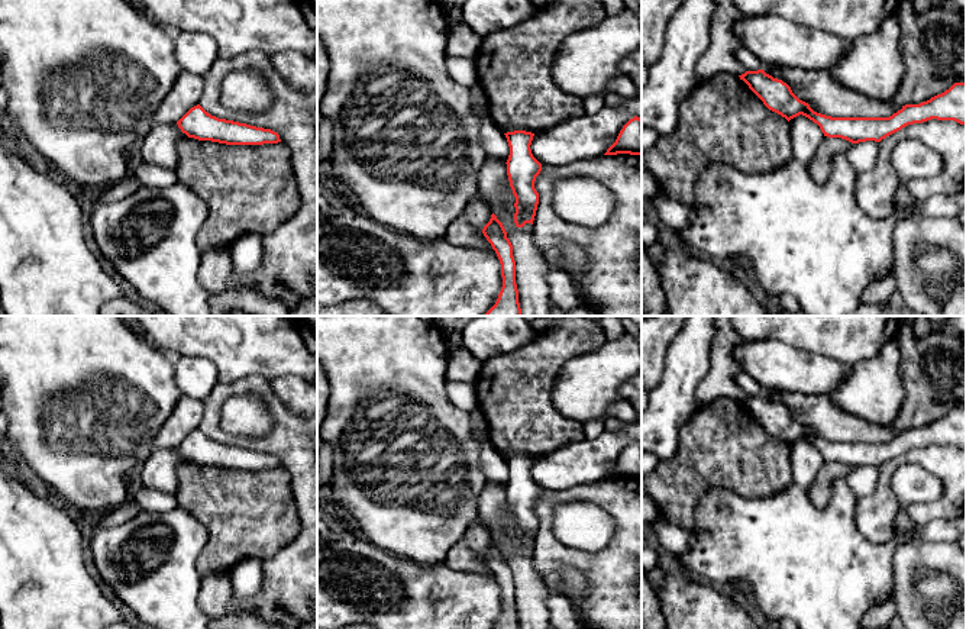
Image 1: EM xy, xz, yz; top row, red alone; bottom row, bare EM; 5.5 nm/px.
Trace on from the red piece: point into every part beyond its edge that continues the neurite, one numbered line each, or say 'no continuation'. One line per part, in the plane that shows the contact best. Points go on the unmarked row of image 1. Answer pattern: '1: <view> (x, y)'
no continuation

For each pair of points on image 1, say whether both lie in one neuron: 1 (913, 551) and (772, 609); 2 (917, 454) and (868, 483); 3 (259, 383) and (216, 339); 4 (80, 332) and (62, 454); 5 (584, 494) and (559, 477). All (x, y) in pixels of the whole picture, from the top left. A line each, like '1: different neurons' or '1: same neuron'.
1: different neurons
2: different neurons
3: different neurons
4: same neuron
5: different neurons

